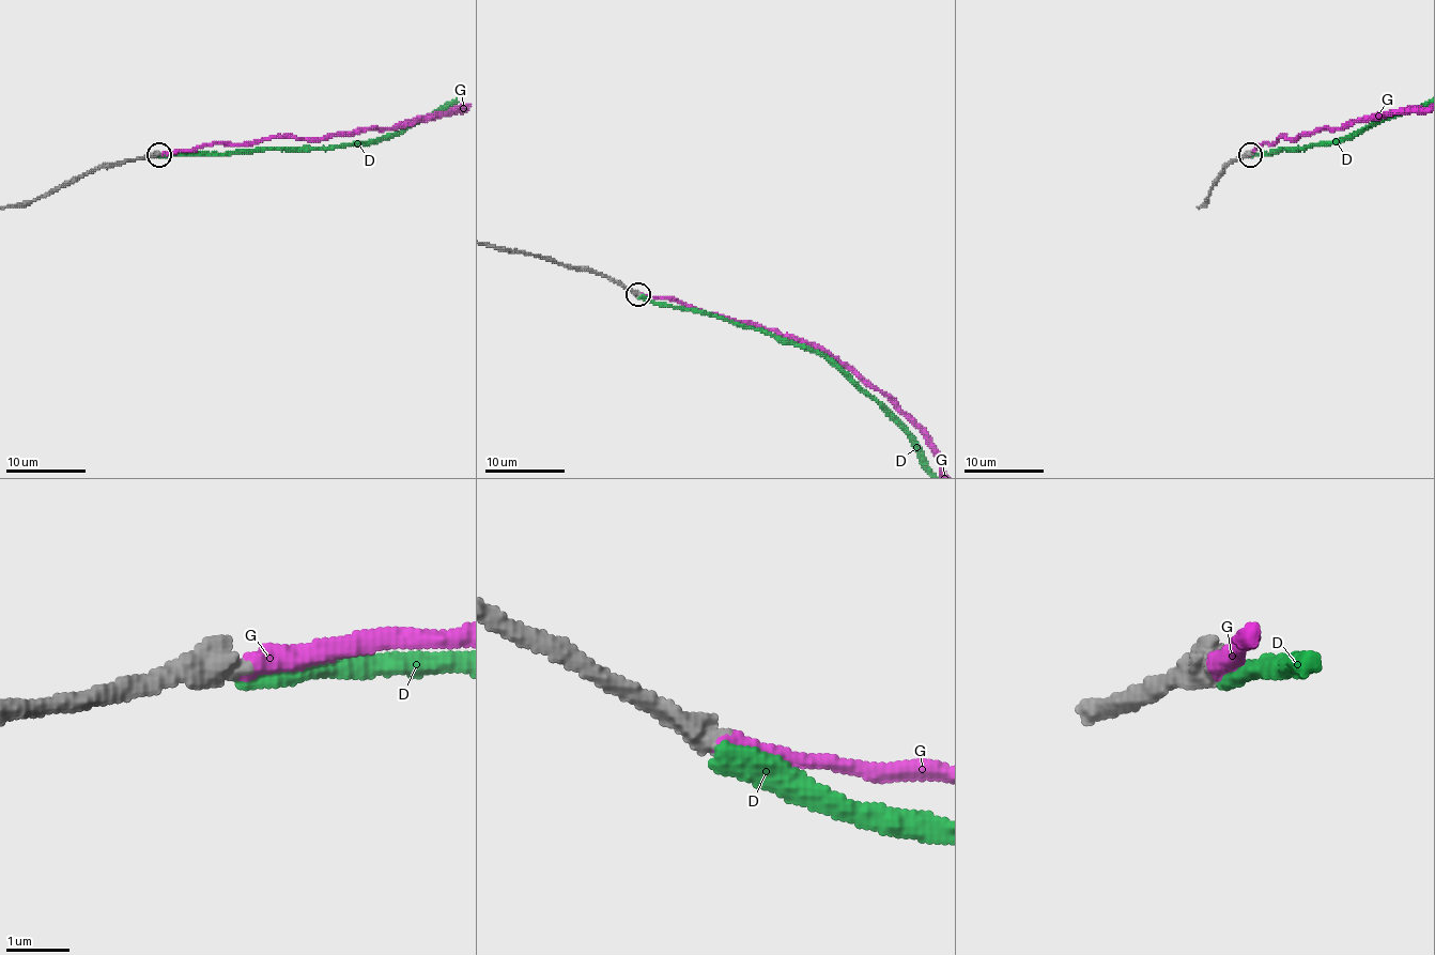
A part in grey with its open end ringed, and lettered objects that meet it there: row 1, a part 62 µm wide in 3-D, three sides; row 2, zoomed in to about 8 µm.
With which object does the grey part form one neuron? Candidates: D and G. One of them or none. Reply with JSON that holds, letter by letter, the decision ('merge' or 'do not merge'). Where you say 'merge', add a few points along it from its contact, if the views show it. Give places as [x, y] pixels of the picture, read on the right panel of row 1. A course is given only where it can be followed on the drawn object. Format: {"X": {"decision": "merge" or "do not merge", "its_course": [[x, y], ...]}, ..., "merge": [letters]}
{"D": {"decision": "do not merge"}, "G": {"decision": "merge"}, "merge": ["G"]}

